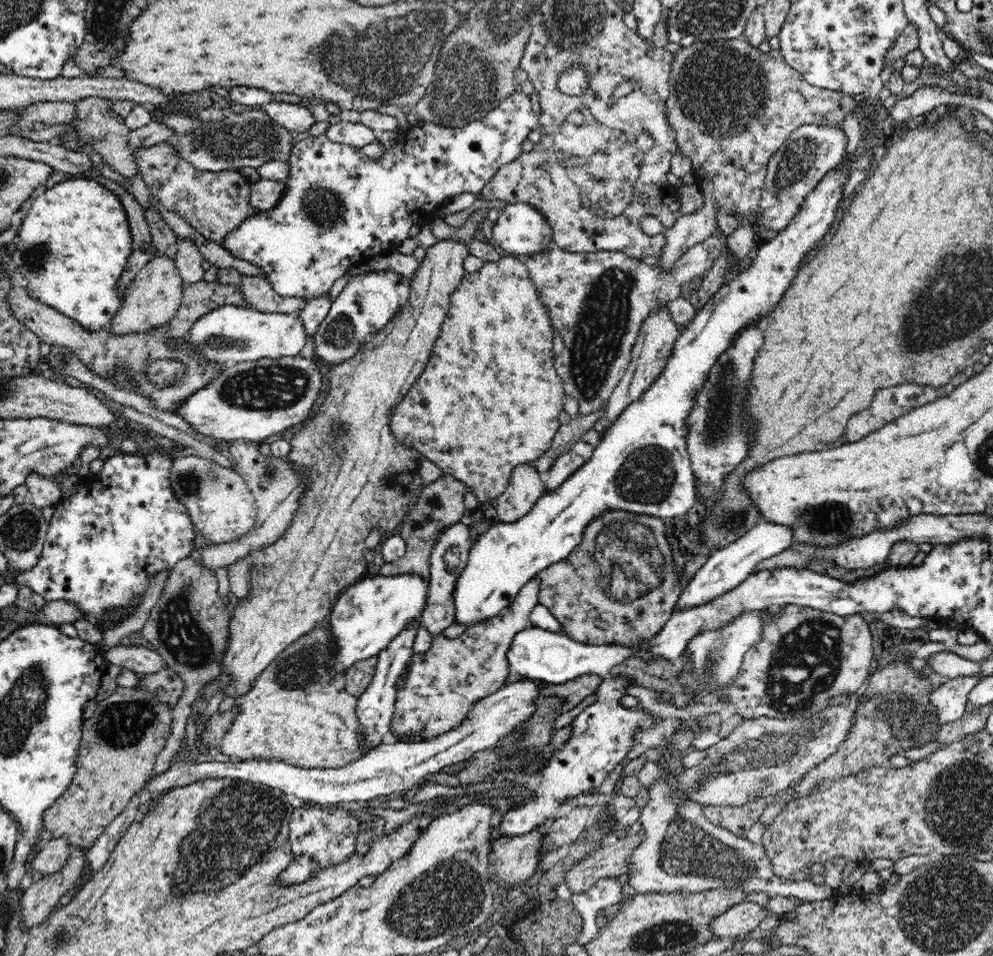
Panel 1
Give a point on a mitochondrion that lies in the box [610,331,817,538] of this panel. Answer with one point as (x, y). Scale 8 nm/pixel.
(648, 475)

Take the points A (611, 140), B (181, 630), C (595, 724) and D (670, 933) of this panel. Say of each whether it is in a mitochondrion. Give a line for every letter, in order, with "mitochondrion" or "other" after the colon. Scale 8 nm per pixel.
A: mitochondrion
B: mitochondrion
C: other
D: mitochondrion

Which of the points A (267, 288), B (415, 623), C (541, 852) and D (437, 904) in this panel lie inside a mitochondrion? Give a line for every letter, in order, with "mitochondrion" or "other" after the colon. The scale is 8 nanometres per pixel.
A: other
B: other
C: other
D: mitochondrion

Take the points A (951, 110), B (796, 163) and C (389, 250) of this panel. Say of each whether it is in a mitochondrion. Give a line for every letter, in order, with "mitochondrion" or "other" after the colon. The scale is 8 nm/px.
A: other
B: mitochondrion
C: other

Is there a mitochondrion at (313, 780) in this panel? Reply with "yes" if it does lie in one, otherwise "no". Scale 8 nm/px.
no

